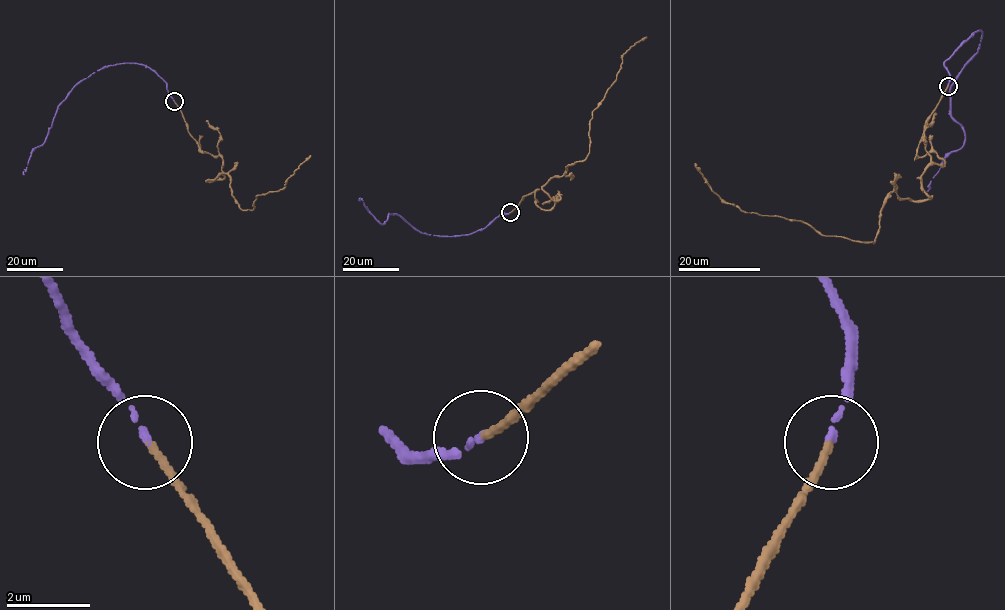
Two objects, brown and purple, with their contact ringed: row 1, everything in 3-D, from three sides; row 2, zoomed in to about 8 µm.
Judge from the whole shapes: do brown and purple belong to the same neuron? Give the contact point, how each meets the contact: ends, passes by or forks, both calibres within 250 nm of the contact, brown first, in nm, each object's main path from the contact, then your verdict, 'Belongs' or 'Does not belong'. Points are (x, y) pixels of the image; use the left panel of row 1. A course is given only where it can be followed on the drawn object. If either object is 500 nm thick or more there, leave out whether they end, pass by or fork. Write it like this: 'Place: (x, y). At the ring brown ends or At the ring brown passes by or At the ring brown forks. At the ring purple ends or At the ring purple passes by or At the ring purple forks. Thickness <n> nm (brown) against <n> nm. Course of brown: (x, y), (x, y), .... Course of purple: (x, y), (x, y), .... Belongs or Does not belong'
Place: (174, 101). At the ring brown ends. At the ring purple ends. Thickness 190 nm (brown) against 150 nm. Course of brown: (174, 101), (198, 150), (222, 158), (223, 179), (206, 181), (227, 174), (242, 209), (282, 189), (311, 155). Course of purple: (174, 101), (167, 84), (146, 66), (105, 66), (80, 81), (58, 106), (46, 140), (32, 152), (24, 174). Belongs

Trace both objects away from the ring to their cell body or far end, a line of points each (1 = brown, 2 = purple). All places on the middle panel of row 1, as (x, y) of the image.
1: (510, 212), (534, 191), (543, 209), (559, 200), (542, 187), (583, 160), (592, 111), (622, 57), (647, 37)
2: (510, 212), (503, 210), (472, 233), (441, 236), (416, 230), (396, 214), (382, 224), (360, 198)

